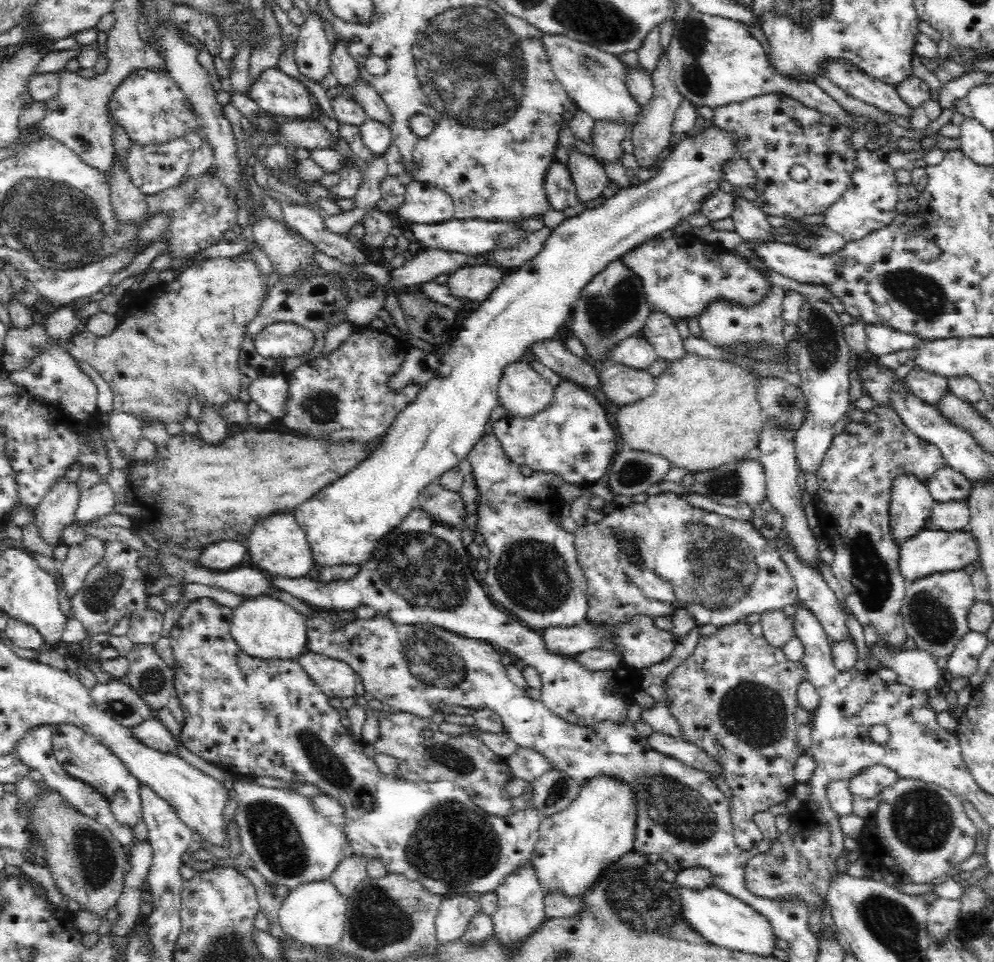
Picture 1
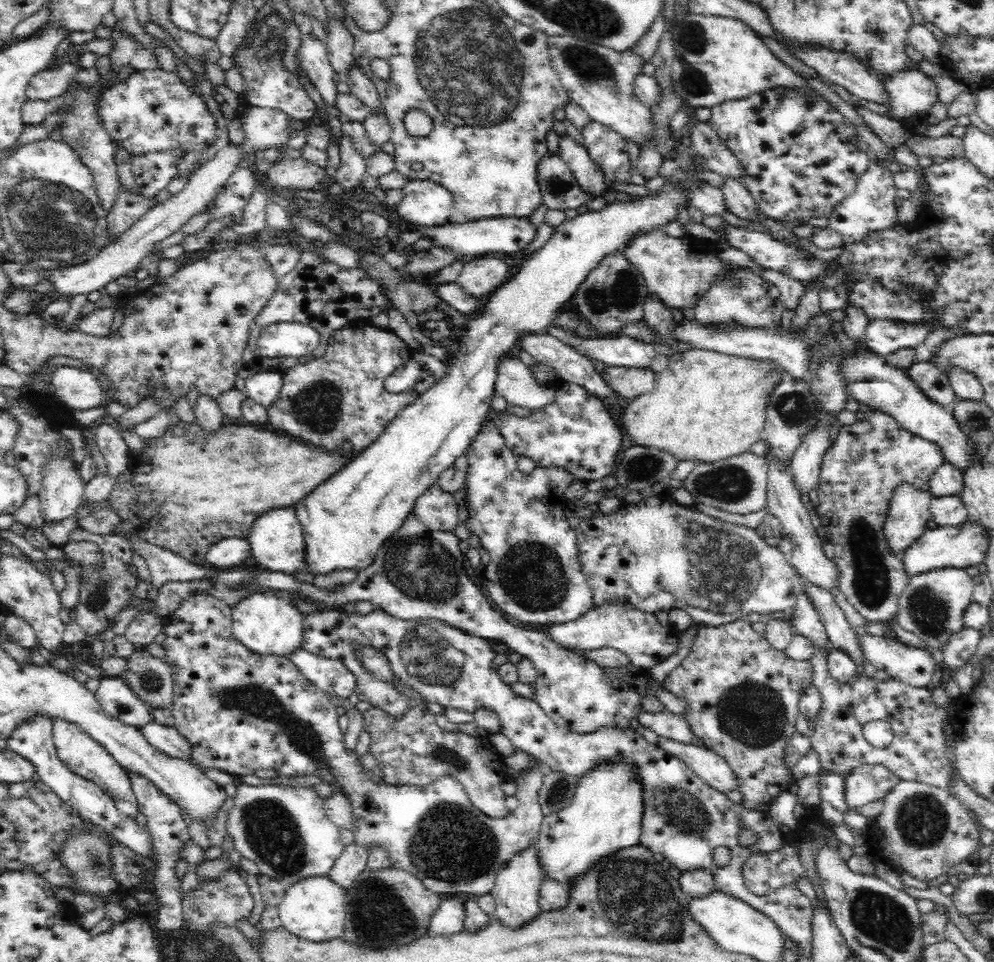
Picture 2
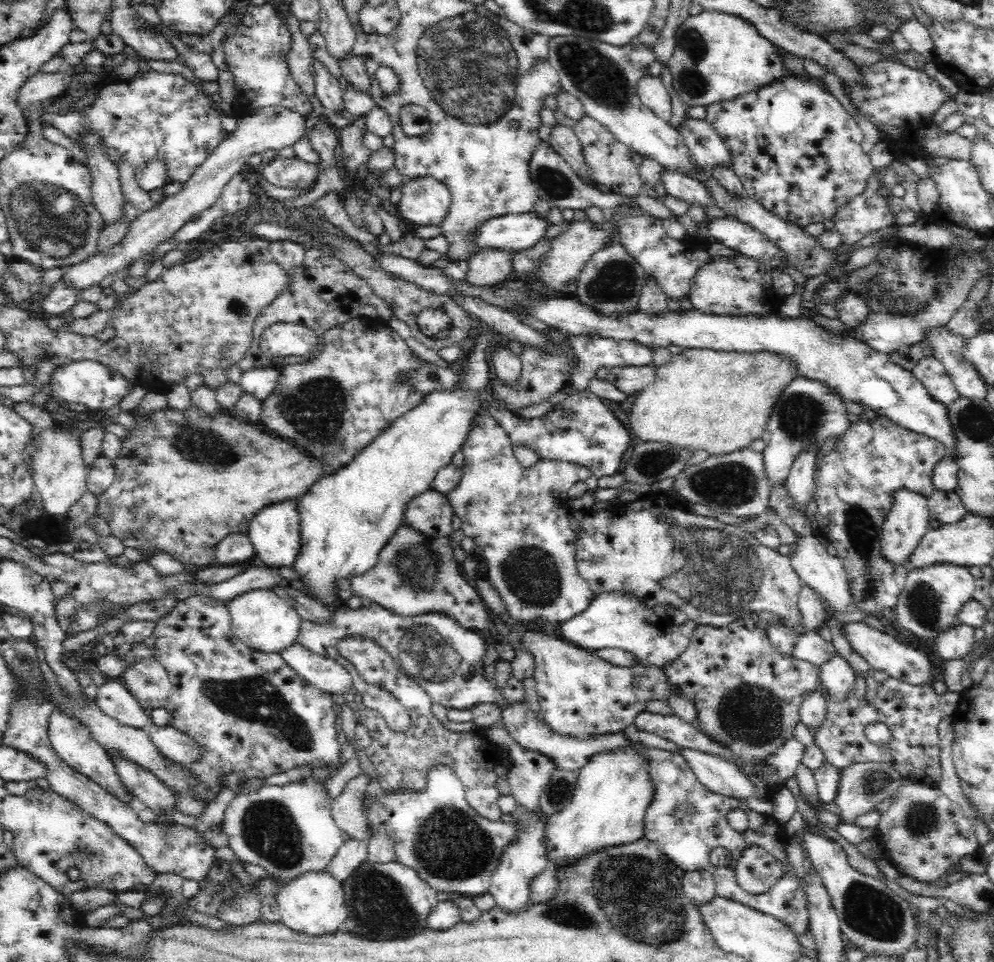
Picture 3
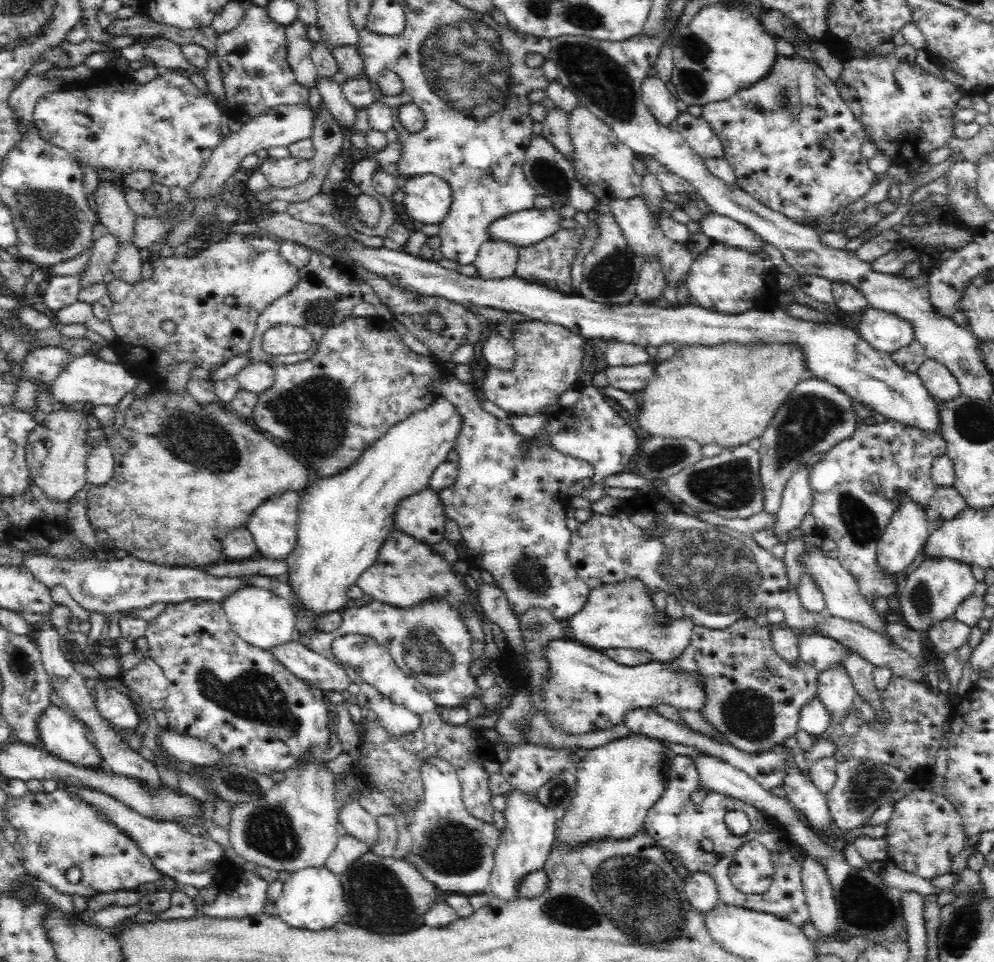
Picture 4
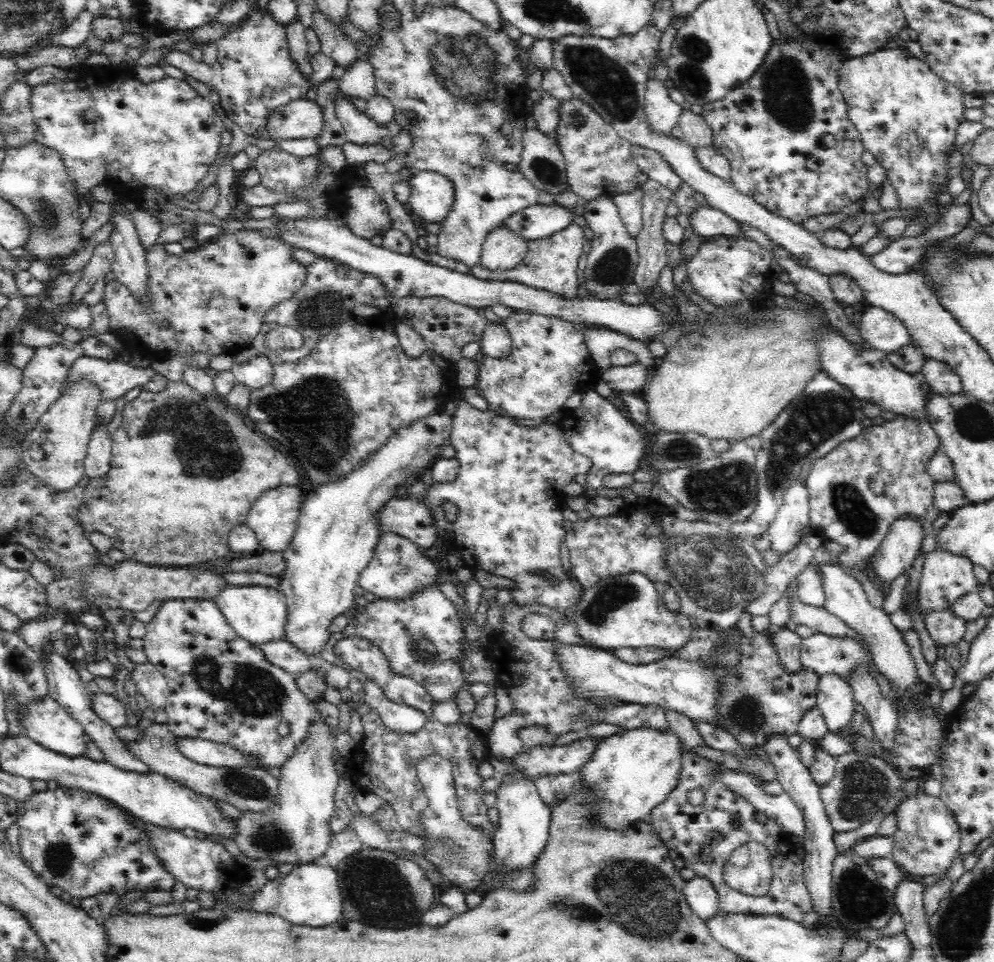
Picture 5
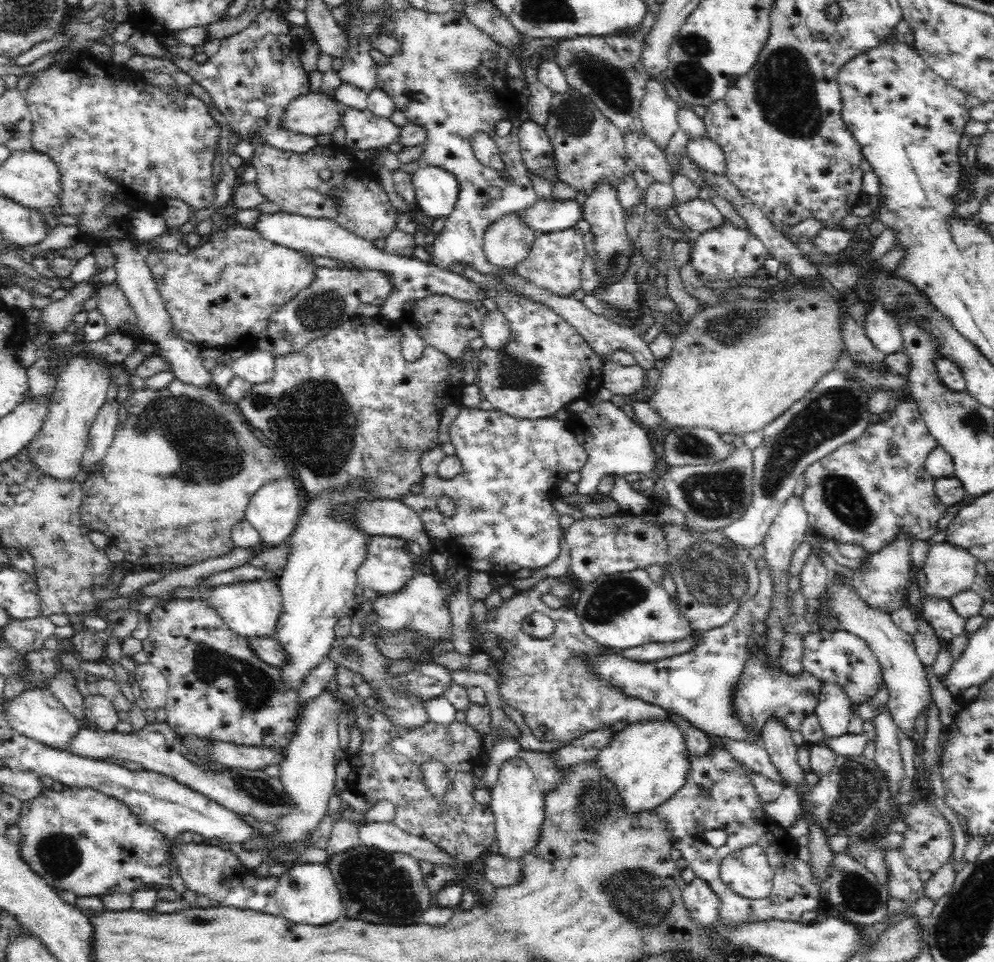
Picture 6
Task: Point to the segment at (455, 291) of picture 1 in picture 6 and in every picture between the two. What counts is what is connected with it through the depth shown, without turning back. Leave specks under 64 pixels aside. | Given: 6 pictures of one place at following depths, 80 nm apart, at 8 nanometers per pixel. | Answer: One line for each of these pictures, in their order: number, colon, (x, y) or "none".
2: (479, 277)
3: (486, 268)
4: (495, 260)
5: (502, 250)
6: (506, 243)

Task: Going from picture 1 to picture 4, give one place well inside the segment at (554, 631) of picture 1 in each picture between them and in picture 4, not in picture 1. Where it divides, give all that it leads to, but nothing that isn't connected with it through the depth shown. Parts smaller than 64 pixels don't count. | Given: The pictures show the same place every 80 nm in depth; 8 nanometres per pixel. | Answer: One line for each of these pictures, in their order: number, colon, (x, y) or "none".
2: (640, 636)
3: (613, 620)
4: (615, 616)

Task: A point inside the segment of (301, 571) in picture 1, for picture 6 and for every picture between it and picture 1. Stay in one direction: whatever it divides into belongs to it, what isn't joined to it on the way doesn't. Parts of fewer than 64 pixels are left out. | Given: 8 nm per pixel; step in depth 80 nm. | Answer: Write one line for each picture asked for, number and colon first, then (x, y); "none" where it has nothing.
2: (276, 539)
3: (274, 532)
4: (274, 526)
5: (273, 519)
6: (274, 511)

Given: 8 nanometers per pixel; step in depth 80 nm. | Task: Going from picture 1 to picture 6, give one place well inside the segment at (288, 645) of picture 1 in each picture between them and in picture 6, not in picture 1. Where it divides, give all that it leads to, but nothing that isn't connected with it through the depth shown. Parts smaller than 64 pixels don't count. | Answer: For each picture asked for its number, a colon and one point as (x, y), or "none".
2: (264, 623)
3: (262, 620)
4: (259, 617)
5: (259, 615)
6: (252, 610)

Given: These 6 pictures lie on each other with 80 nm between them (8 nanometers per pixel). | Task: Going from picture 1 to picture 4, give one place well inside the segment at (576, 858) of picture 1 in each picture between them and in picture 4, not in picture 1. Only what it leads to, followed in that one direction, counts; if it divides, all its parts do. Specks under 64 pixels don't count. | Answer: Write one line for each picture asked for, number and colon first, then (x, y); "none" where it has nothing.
2: (604, 817)
3: (610, 797)
4: (617, 782)

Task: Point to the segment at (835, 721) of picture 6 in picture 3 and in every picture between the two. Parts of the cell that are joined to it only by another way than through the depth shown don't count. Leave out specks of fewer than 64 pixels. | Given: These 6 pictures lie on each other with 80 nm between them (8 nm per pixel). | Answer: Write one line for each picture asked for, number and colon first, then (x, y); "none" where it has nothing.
3: (837, 674)
4: (835, 688)
5: (835, 699)

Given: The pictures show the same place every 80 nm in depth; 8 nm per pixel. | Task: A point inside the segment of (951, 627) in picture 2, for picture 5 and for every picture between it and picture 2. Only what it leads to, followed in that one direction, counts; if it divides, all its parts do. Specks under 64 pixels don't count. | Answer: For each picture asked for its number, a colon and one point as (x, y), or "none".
3: (929, 606)
4: (930, 595)
5: (946, 578)

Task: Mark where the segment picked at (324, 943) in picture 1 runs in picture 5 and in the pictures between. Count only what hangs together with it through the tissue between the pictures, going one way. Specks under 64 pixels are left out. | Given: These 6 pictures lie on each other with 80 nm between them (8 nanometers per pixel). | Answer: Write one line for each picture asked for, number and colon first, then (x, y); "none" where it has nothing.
2: (314, 909)
3: (314, 904)
4: (312, 899)
5: (310, 895)

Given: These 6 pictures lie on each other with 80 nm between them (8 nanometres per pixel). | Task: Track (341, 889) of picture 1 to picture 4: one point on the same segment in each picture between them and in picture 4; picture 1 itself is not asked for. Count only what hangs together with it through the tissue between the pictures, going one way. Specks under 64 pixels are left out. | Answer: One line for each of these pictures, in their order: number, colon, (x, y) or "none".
2: (353, 861)
3: (352, 853)
4: (348, 849)

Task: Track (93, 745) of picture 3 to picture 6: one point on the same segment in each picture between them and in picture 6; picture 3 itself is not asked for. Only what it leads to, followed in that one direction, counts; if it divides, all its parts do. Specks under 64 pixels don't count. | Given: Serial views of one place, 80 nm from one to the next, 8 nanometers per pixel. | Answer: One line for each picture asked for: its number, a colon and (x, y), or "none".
4: (64, 736)
5: (46, 723)
6: (35, 714)

